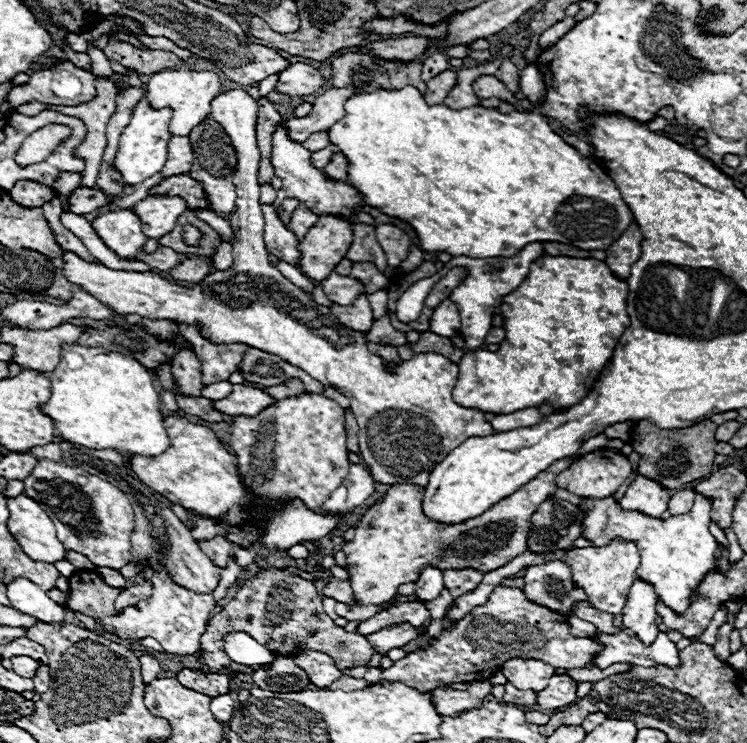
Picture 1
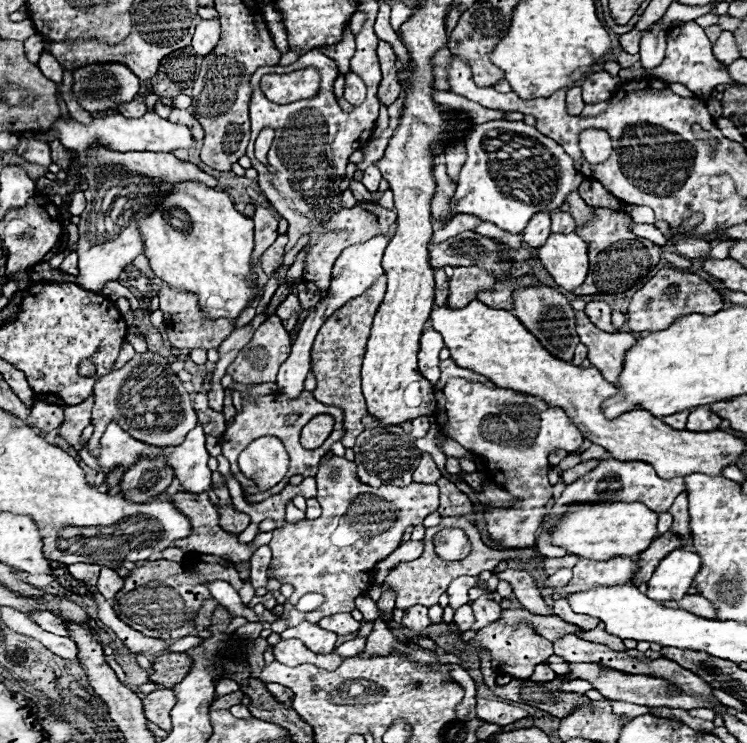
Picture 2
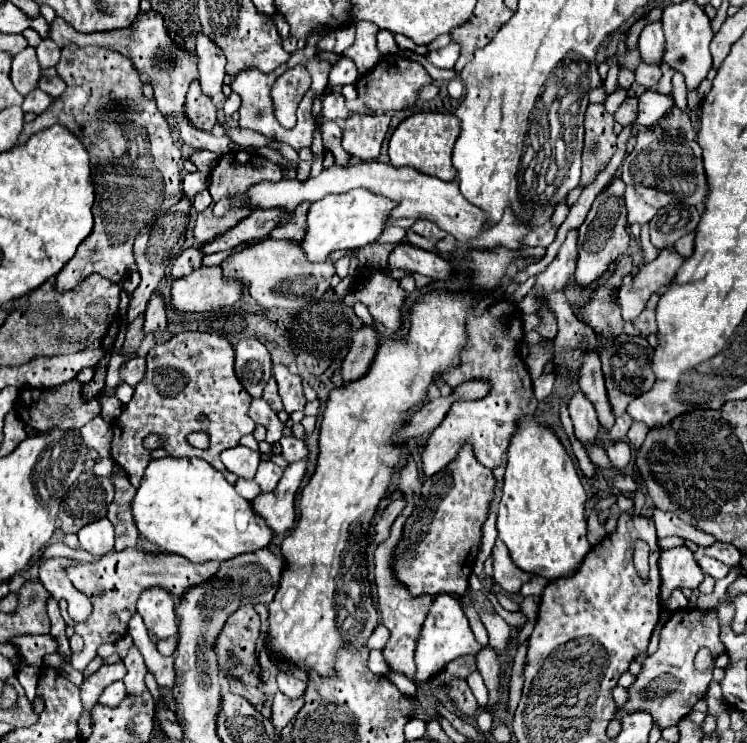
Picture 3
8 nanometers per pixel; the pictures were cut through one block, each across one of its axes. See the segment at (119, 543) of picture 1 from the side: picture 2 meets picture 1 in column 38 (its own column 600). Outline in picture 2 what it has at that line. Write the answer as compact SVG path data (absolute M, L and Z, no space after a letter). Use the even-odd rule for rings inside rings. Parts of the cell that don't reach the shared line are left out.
M604 458L590 474L578 478L578 482L568 484L566 490L562 492L562 496L556 498L556 502L550 510L550 520L546 522L540 536L536 538L536 548L544 558L562 558L568 554L568 550L552 544L552 528L556 526L558 518L562 518L562 514L566 514L570 510L568 506L572 506L572 504L578 504L578 502L644 502L654 512L668 512L674 498L678 498L678 494L682 494L682 492L688 492L684 478L664 480L664 478L658 478L654 468L646 462L620 462L614 458L610 458L610 460Z

